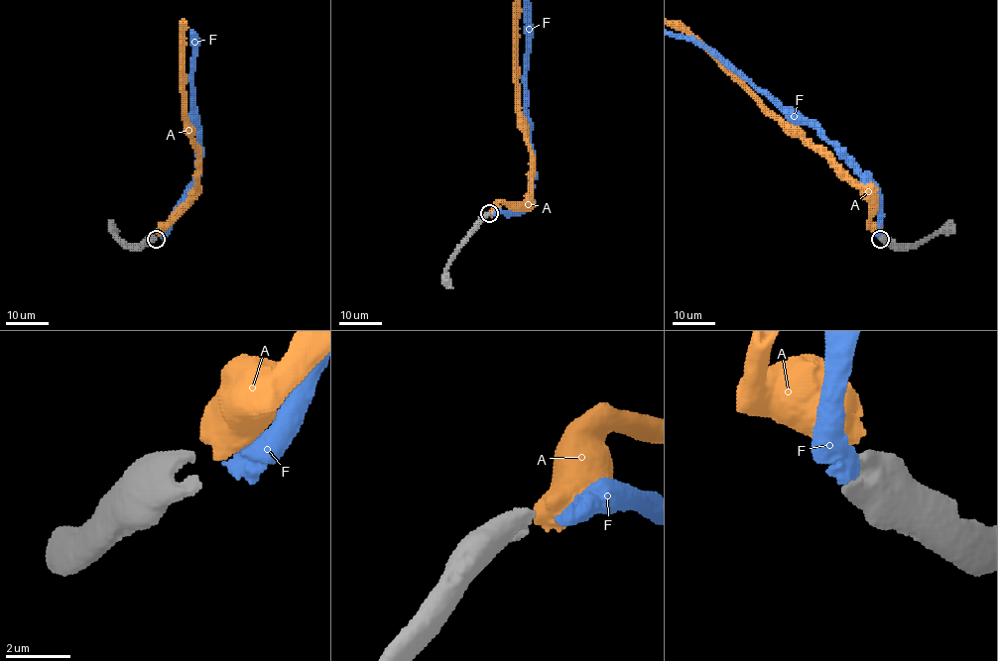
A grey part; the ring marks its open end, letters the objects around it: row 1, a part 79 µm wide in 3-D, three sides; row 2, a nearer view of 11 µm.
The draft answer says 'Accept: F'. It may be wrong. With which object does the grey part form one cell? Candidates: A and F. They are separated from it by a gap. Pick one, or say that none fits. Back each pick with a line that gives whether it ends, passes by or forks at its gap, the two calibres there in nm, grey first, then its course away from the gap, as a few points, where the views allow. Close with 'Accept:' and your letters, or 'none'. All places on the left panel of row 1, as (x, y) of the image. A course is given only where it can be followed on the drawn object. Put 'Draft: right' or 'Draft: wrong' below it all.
F: it ends there; 440 nm thick on the grey side, 500 nm on the other
Accept: F
Draft: right

